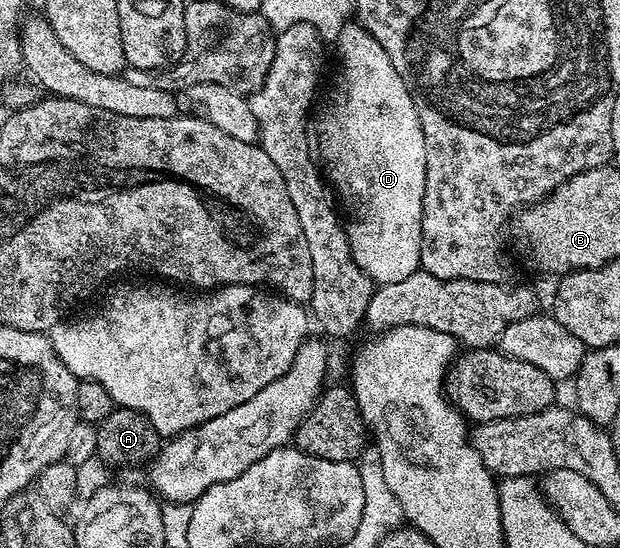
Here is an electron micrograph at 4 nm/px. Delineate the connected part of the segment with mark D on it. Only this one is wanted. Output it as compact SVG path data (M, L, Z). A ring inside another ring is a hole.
M346 24L339 32L335 49L341 61L341 103L330 112L329 118L312 123L309 152L323 171L328 185L335 191L340 205L342 202L357 221L344 227L355 264L377 286L399 284L399 280L421 269L421 217L427 172L423 128L403 76L395 72L391 56L383 52L383 44L379 44L371 32L364 30L360 24Z

